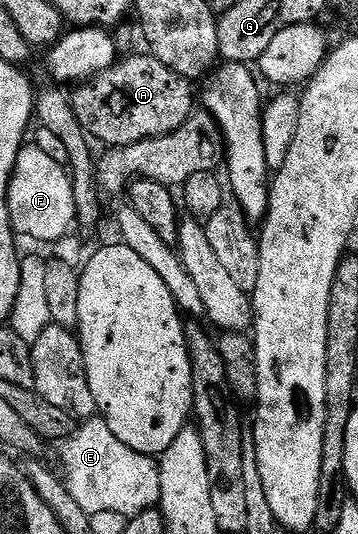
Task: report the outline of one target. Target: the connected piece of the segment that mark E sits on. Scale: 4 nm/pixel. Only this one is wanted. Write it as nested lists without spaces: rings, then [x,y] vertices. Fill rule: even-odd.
[[[100,417],[85,420],[69,439],[61,440],[60,447],[61,474],[66,488],[72,497],[76,497],[76,505],[80,505],[84,513],[91,516],[112,509],[112,513],[124,513],[129,517],[159,506],[158,459],[128,449],[128,445],[124,445]]]

